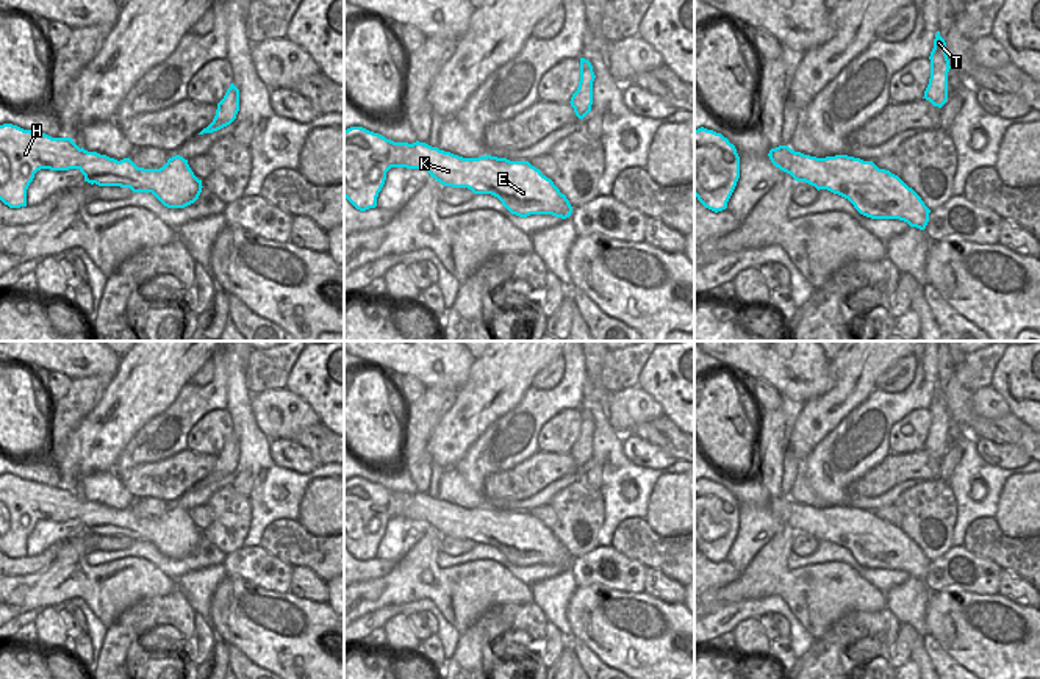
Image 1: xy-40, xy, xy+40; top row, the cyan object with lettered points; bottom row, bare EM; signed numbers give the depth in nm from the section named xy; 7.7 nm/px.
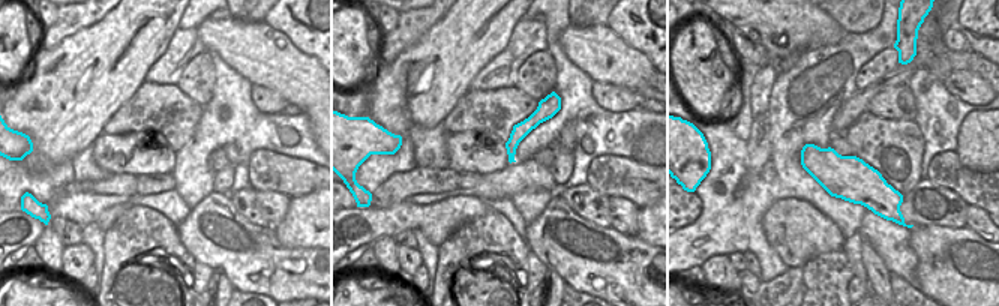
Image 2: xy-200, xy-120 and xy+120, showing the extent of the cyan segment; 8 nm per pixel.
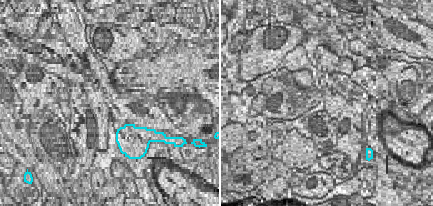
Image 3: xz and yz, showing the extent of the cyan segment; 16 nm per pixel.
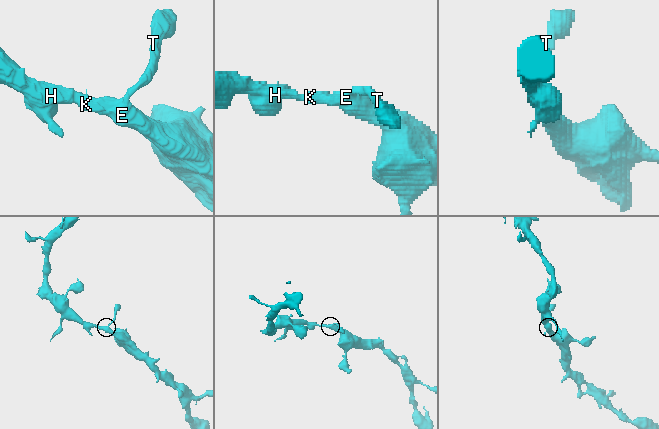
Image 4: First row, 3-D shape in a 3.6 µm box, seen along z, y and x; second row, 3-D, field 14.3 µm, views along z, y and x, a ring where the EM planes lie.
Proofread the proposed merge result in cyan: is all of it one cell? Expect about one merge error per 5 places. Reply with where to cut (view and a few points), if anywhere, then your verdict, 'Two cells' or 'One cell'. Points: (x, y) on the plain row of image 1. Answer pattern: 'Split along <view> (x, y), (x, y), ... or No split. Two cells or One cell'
No split. One cell

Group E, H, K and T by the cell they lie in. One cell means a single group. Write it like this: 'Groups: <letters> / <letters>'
Groups: E H K T

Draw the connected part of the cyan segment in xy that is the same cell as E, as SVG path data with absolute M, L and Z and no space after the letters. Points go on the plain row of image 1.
M363 477L344 480L344 548L357 560L366 562L377 557L378 543L391 518L424 519L444 537L468 538L474 544L491 544L497 548L511 565L519 568L552 565L566 569L572 563L566 546L529 512L510 512L491 505L463 508L419 491L413 494L394 493Z

